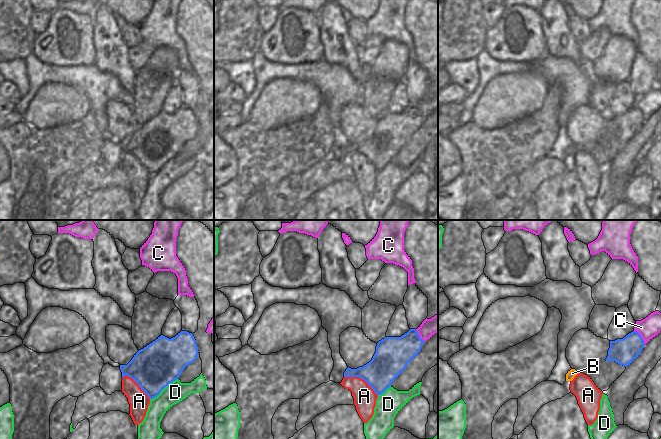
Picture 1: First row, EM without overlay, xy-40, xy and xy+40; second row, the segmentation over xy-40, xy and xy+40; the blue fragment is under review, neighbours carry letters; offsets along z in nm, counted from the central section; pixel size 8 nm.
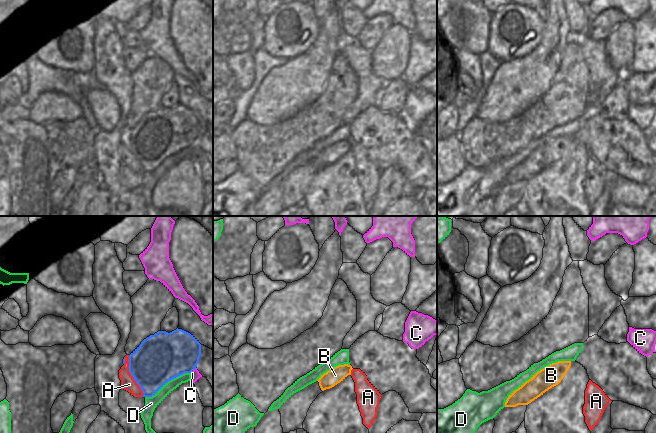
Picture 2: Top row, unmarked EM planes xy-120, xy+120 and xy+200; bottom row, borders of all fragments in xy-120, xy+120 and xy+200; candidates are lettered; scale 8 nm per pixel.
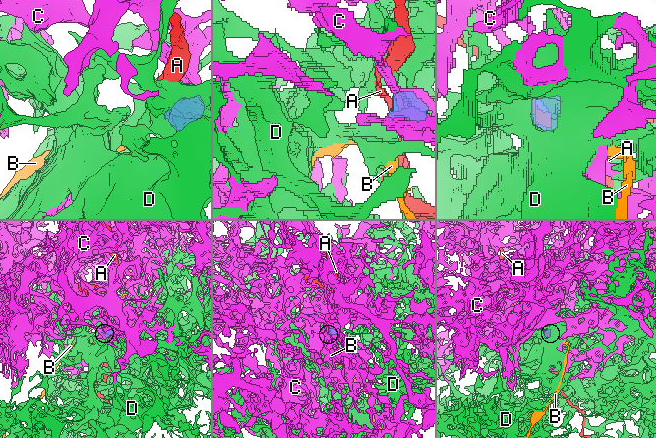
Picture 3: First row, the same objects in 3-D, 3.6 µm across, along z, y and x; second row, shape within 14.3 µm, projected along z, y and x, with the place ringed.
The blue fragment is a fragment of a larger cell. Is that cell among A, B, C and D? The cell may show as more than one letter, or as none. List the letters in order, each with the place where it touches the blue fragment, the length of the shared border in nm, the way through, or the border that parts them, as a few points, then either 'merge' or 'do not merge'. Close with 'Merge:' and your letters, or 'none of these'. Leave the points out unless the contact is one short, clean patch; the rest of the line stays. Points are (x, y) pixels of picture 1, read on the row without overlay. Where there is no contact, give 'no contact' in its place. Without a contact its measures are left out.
A: contact xy (361, 154); length 320 nm; do not merge
B: no contact; merge
C: contact xy+40 (641, 113); length 150 nm; do not merge
D: contact xy-40 (163, 164); length 280 nm; do not merge
Merge: B

